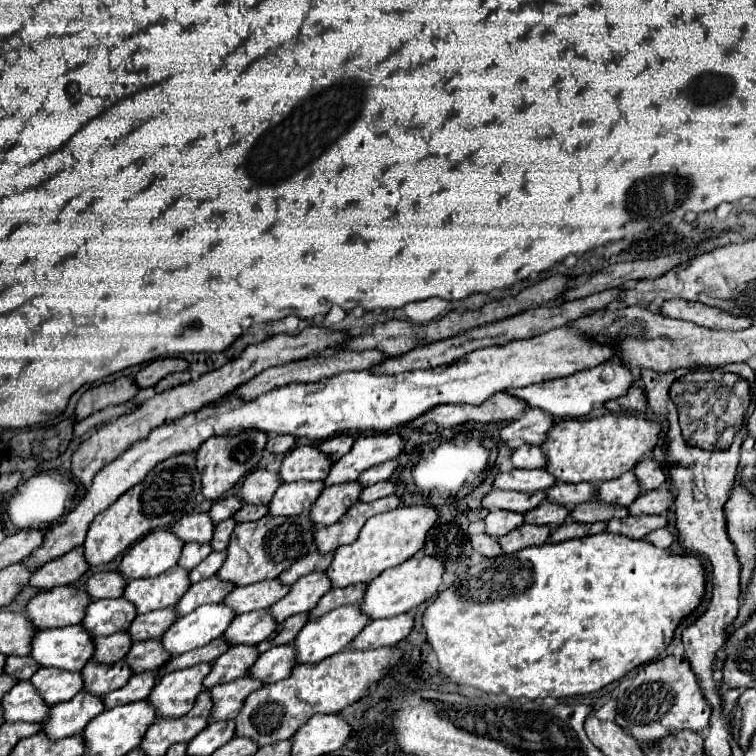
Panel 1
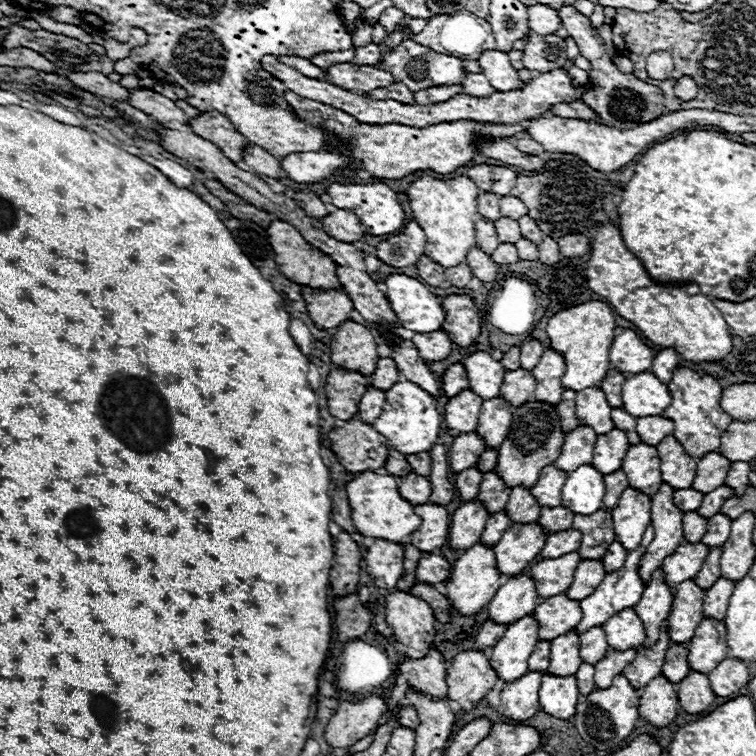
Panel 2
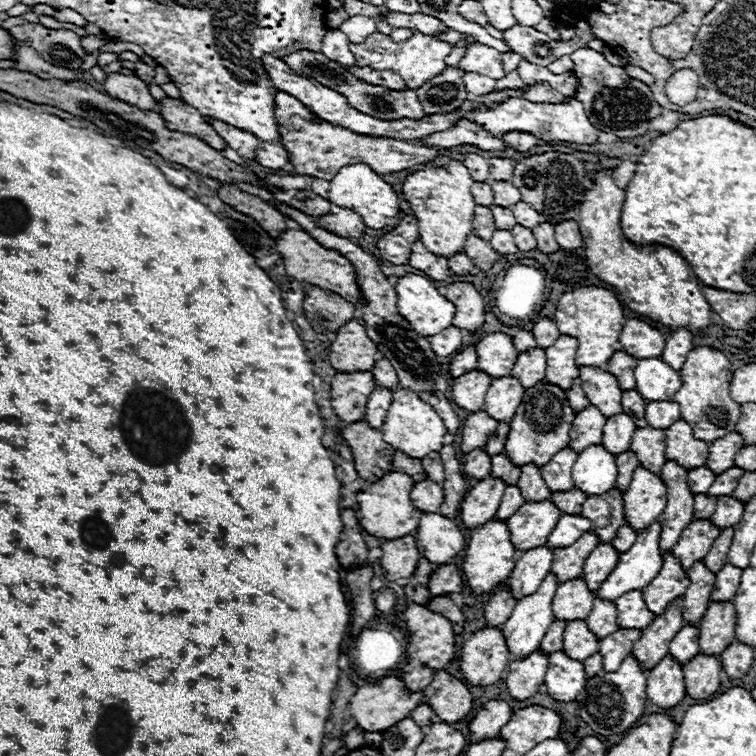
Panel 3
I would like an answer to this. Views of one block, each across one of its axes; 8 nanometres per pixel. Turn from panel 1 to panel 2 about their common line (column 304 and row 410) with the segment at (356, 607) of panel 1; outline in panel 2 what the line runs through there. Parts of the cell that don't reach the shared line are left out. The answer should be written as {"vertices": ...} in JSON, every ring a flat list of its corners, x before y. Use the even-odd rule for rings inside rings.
{"vertices":[[650,372,628,376,622,386,622,408,634,416,660,416,670,404,668,386,658,382]]}

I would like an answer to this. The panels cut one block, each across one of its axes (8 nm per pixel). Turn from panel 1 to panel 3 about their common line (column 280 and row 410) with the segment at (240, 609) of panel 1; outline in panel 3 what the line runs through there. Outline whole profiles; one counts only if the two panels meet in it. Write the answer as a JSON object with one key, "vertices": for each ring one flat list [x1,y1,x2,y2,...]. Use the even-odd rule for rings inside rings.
{"vertices":[[584,408,576,414,574,424,570,428,570,442,568,448,576,450,578,454,586,450,592,444,600,444,602,440,602,428,606,424,606,418,598,412,598,408]]}

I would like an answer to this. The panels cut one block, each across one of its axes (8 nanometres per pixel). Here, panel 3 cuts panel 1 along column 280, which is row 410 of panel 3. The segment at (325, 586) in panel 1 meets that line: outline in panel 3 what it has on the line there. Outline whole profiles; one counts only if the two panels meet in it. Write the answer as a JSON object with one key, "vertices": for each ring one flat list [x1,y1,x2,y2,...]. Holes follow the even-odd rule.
{"vertices":[[582,368,580,380,590,404,596,406,606,418,622,412,622,406,620,406,622,390,618,388,618,382,614,376,610,376,602,368]]}

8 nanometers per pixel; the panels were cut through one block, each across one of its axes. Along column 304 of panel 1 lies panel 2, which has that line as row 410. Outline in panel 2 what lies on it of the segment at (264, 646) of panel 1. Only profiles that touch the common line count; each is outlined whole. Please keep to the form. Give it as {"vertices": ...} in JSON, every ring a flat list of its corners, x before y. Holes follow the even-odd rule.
{"vertices":[[614,408,614,410,612,410,612,420,614,420,614,426,620,428,620,430,628,436,628,442,630,442,632,446,640,442,638,434,636,434,636,428,634,428,634,426,636,426,636,420,630,418,622,408]]}

